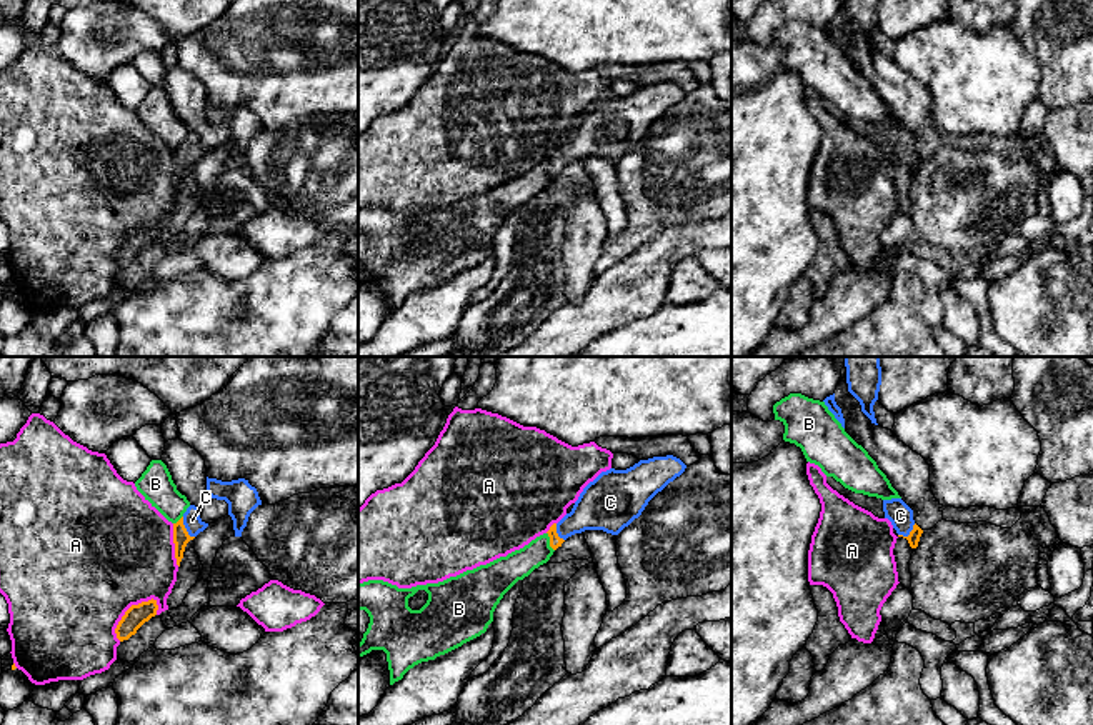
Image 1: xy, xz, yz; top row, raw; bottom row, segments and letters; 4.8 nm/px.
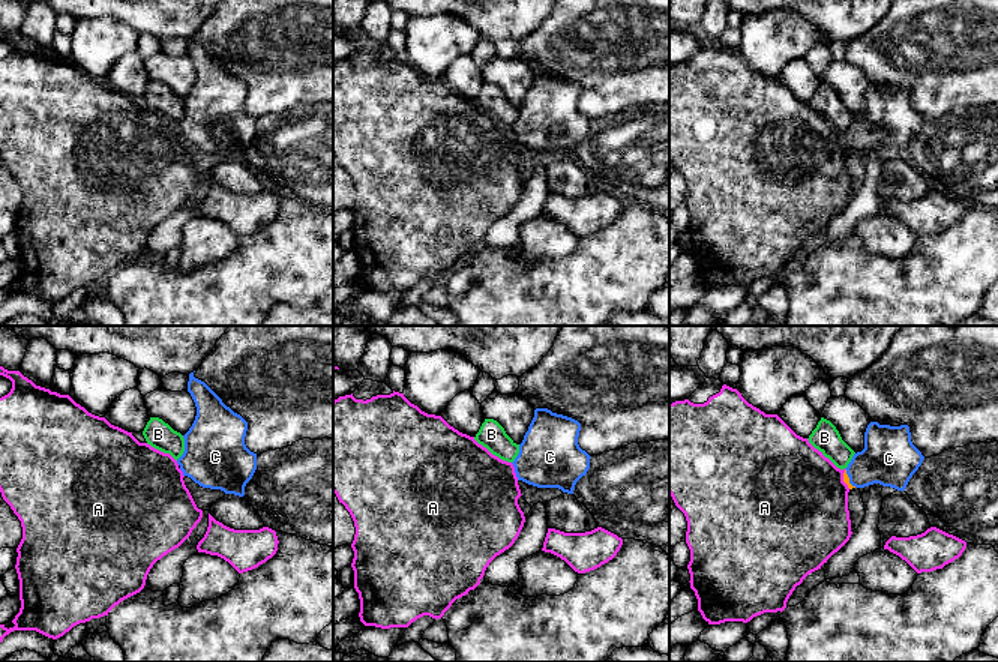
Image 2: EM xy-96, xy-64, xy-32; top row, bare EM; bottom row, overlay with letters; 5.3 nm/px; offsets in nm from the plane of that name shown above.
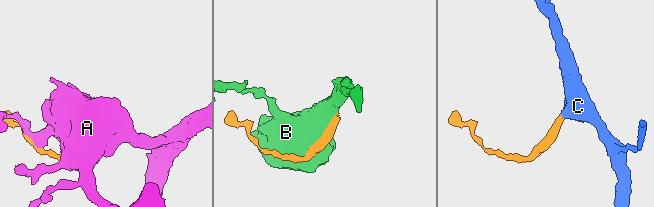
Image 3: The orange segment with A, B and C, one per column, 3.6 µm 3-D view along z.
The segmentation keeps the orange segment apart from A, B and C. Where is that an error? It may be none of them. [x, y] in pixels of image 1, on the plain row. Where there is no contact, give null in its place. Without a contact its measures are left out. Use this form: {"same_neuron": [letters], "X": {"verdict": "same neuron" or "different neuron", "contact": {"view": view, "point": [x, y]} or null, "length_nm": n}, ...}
{"same_neuron": ["C"], "A": {"verdict": "different neuron", "contact": {"view": "xy", "point": [125, 239]}, "length_nm": 280}, "B": {"verdict": "different neuron", "contact": {"view": "xz", "point": [550, 169]}, "length_nm": 100}, "C": {"verdict": "same neuron", "contact": {"view": "xy", "point": [185, 155]}, "length_nm": 120}}

